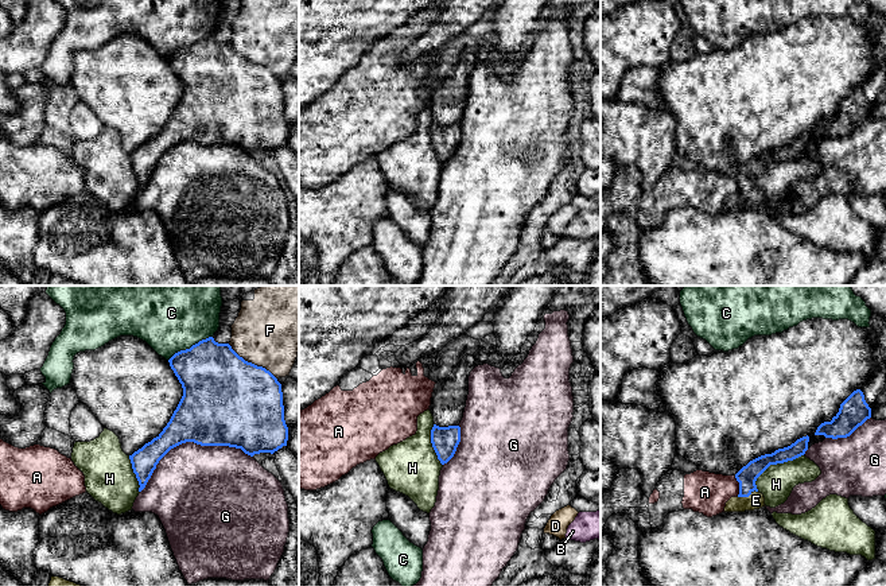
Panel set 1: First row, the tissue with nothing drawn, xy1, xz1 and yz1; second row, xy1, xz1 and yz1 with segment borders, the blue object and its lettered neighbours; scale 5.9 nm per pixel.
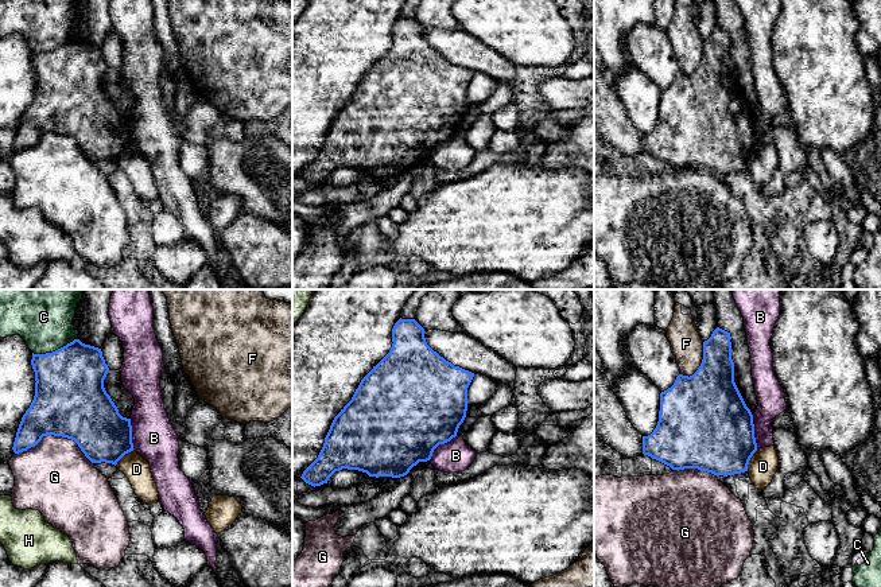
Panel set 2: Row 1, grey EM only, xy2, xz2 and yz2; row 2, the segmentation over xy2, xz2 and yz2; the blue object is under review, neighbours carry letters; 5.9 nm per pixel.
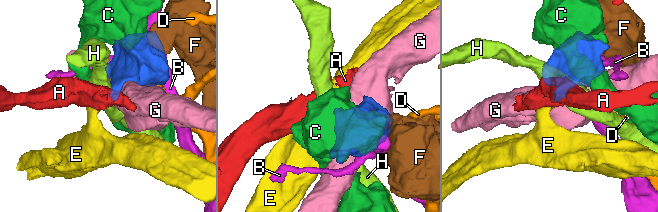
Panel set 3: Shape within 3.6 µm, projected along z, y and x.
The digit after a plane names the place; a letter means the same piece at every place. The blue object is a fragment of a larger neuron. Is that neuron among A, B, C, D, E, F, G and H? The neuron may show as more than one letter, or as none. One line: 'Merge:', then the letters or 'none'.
Merge: E

